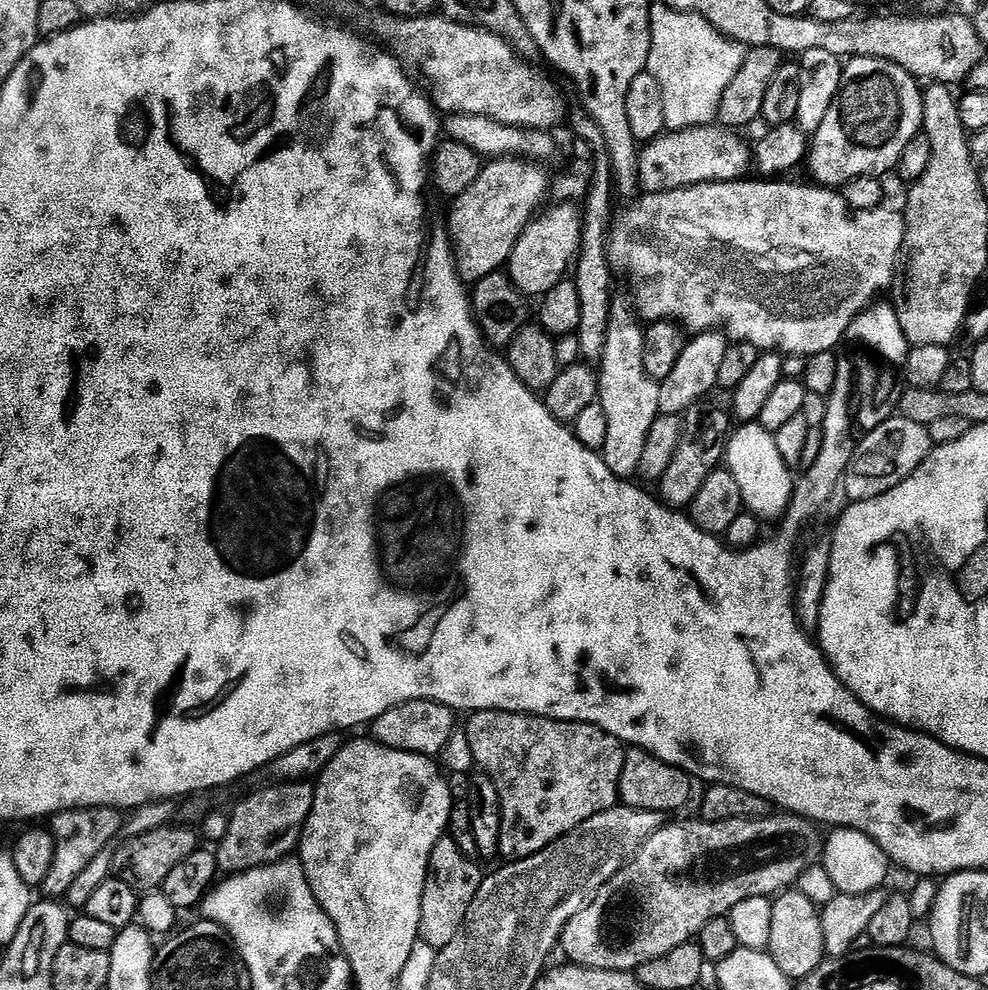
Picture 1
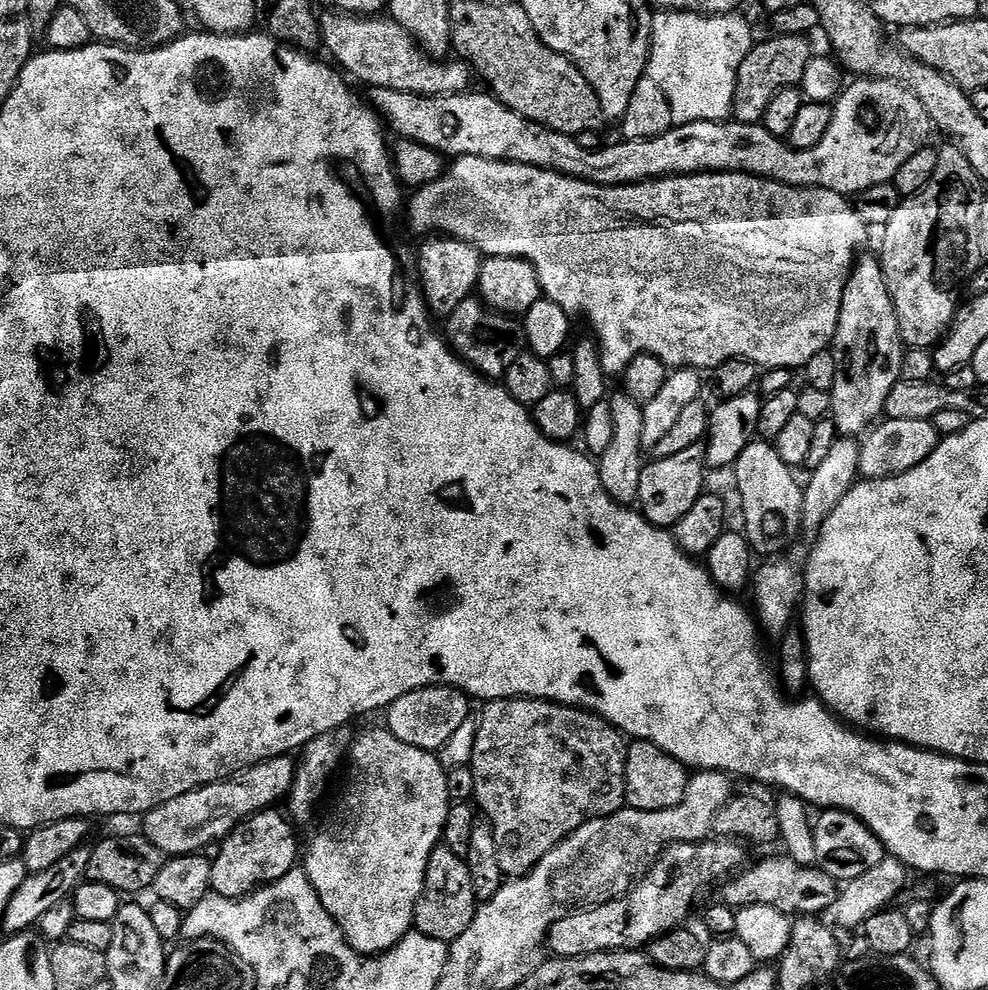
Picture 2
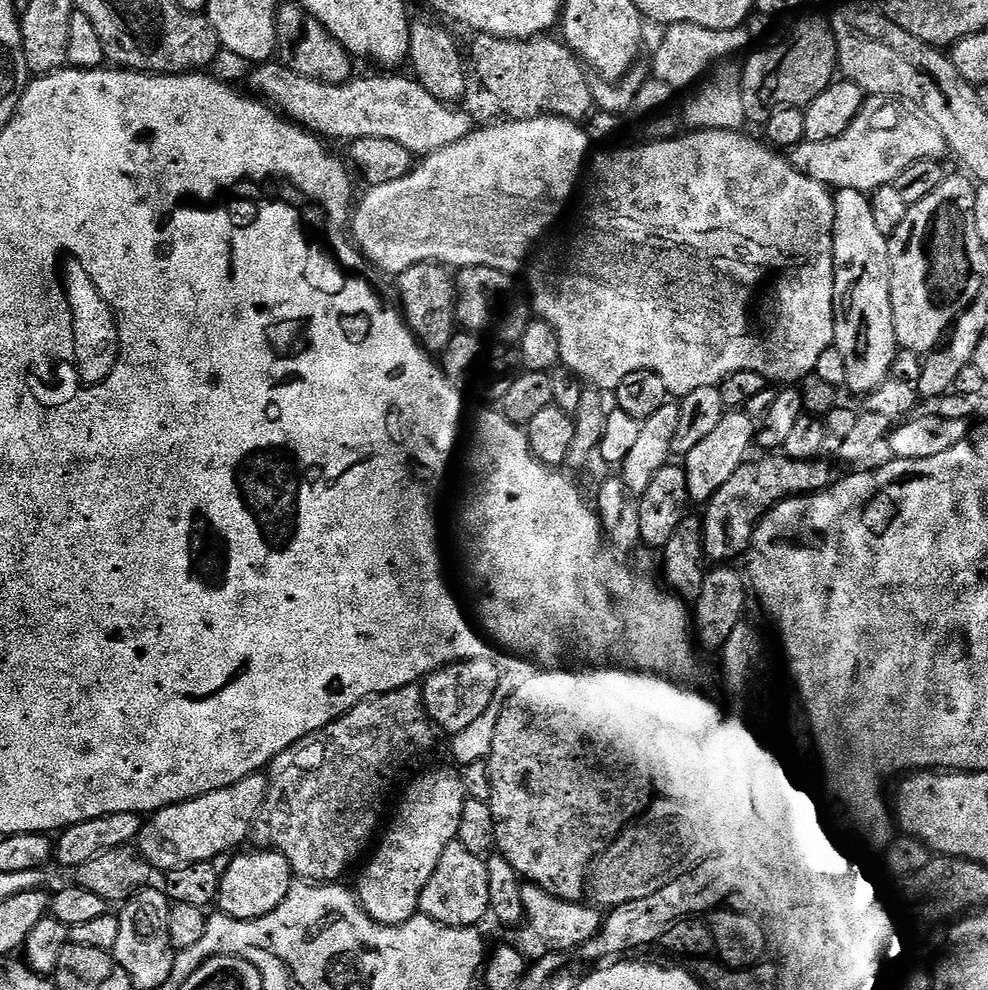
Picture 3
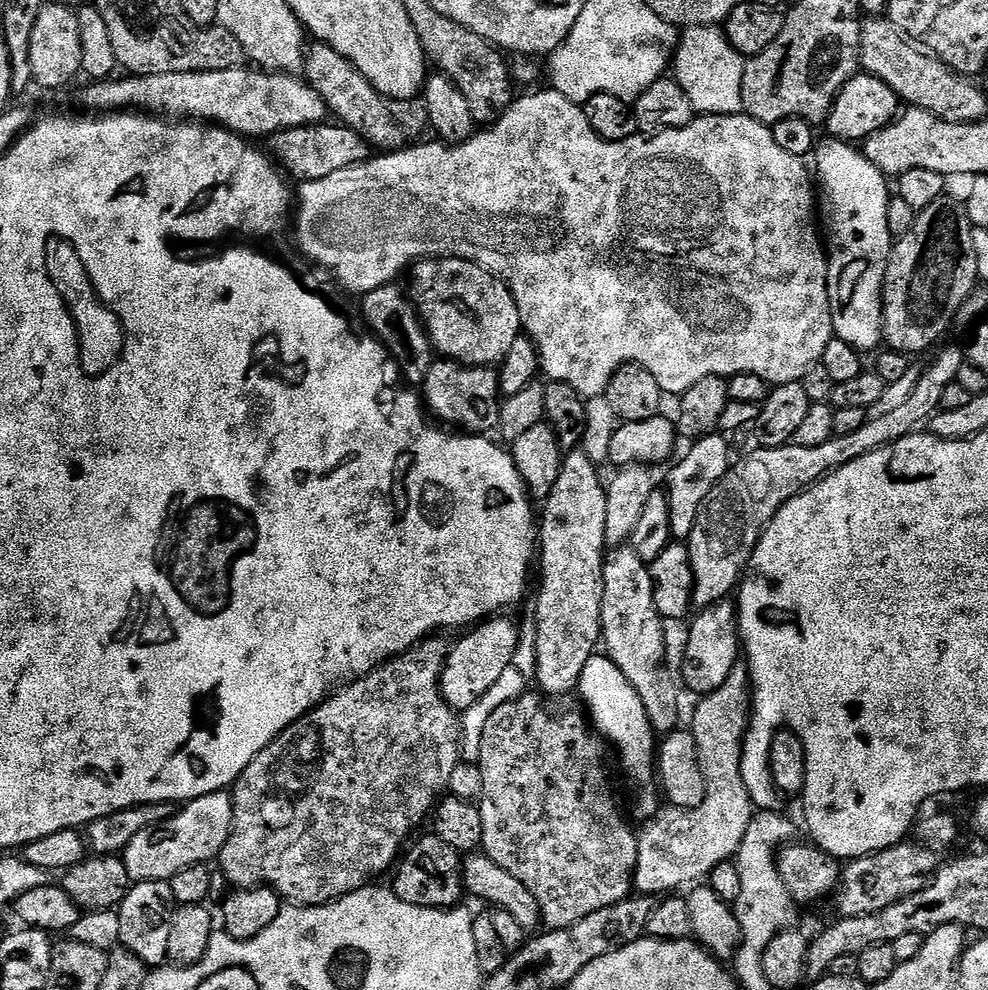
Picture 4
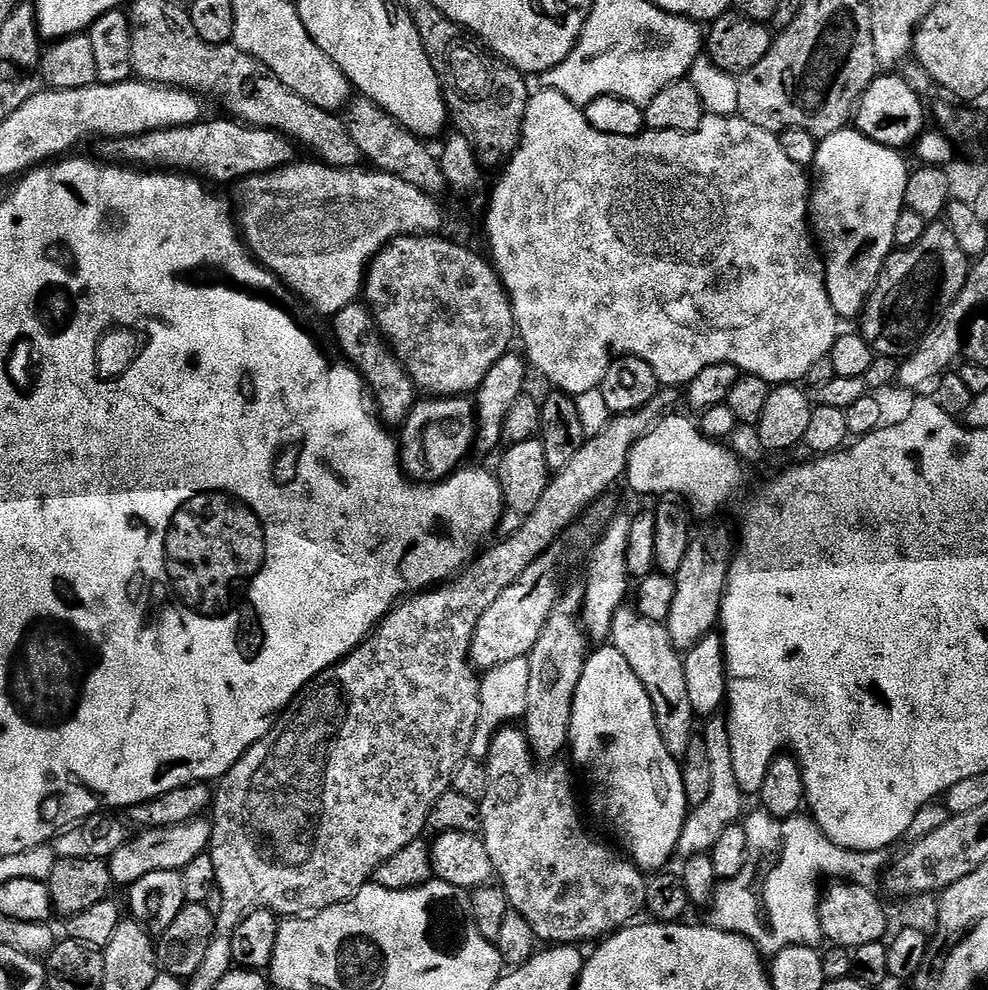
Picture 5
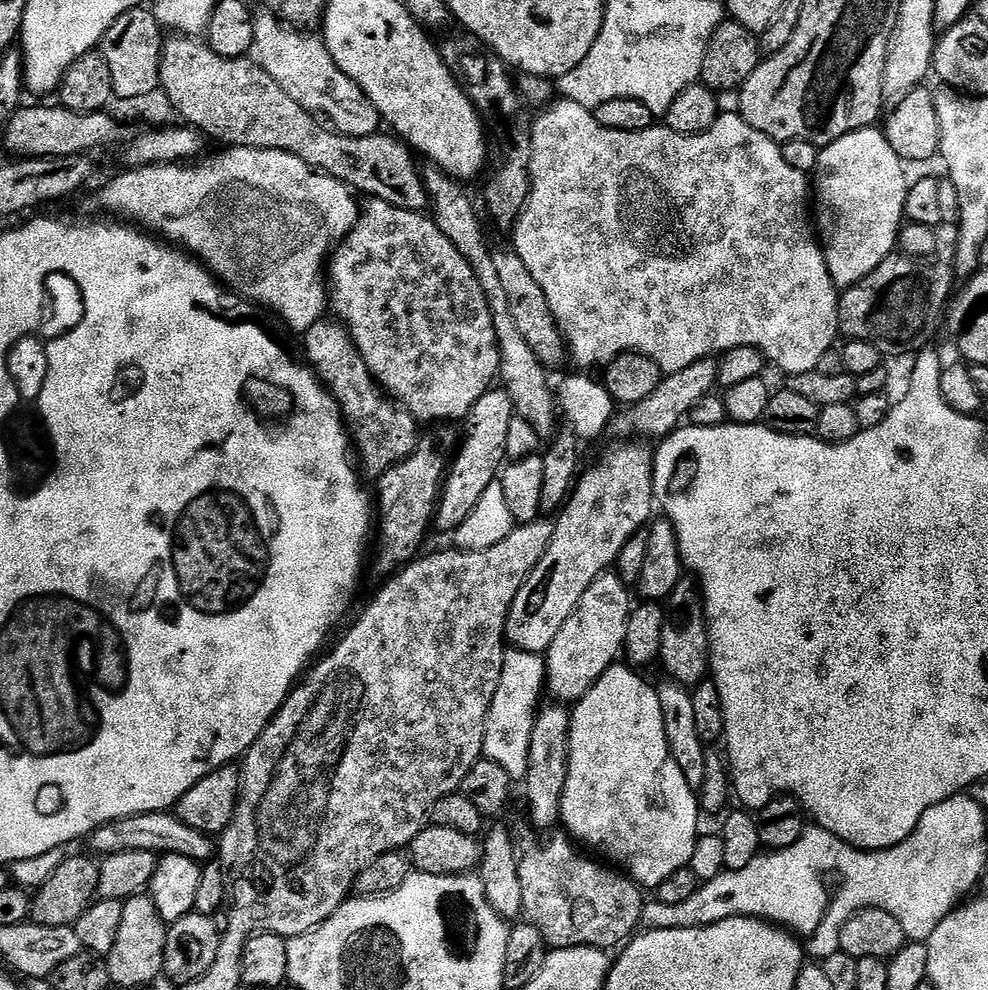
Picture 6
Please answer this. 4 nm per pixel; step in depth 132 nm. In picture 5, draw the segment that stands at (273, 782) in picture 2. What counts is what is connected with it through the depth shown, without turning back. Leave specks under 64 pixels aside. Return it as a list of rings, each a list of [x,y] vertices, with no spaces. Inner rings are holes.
[[[197,818],[173,828],[150,828],[136,835],[128,839],[126,846],[122,846],[122,850],[118,850],[107,861],[113,885],[133,884],[138,882],[138,878],[146,878],[146,874],[154,874],[154,870],[180,872],[190,866],[194,858],[209,851],[212,843],[212,822],[208,818]]]

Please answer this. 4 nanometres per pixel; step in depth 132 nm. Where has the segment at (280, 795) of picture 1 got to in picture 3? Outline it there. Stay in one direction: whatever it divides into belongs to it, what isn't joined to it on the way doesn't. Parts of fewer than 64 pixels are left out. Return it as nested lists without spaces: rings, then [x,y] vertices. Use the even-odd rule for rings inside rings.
[[[271,850],[241,851],[233,855],[220,872],[220,885],[216,891],[215,907],[234,920],[257,920],[270,914],[292,888],[294,877],[286,857]]]

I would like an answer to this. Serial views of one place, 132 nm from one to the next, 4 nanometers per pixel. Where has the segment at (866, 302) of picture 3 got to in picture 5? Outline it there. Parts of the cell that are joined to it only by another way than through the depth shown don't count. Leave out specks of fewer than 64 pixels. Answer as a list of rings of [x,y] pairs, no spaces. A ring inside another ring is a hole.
[[[852,126],[823,137],[818,143],[814,172],[820,177],[817,180],[815,177],[810,188],[808,214],[815,239],[826,257],[824,277],[830,302],[841,321],[855,321],[864,311],[864,303],[874,290],[884,263],[896,248],[894,226],[898,222],[898,214],[906,211],[904,199],[910,171],[910,164],[900,156],[903,155],[897,149],[887,148],[866,138]]]

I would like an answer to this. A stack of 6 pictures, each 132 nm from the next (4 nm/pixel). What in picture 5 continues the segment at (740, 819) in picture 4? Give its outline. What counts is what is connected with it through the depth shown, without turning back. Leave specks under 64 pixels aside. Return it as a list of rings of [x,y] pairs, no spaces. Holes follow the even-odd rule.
[[[717,714],[707,721],[702,732],[702,739],[706,742],[706,754],[710,754],[710,770],[714,777],[710,798],[702,802],[702,806],[692,808],[688,820],[682,830],[679,855],[684,858],[711,853],[714,842],[718,842],[722,832],[731,824],[741,819],[740,811],[744,808],[746,794],[738,786],[738,778],[734,778],[734,754],[730,754],[730,734],[728,721],[723,715]]]

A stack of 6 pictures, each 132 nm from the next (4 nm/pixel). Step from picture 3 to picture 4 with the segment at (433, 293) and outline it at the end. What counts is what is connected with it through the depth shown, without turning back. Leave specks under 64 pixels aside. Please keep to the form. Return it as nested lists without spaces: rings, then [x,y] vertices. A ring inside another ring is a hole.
[[[393,282],[386,286],[378,286],[378,290],[363,293],[364,320],[367,331],[371,332],[381,344],[385,353],[396,359],[400,372],[409,380],[412,386],[423,385],[426,374],[430,374],[430,366],[434,359],[432,340],[428,336],[420,317],[416,314],[416,306],[412,303],[409,293],[399,288],[399,283]]]

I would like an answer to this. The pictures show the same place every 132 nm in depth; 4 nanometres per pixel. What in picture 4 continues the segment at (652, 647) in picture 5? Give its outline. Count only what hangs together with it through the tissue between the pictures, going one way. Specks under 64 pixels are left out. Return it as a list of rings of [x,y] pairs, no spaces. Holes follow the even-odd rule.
[[[616,546],[605,555],[604,558],[604,589],[602,590],[602,622],[600,623],[600,635],[602,637],[603,651],[626,674],[626,678],[638,690],[642,698],[642,706],[646,706],[646,714],[650,718],[653,729],[657,733],[667,734],[677,731],[681,727],[680,715],[684,712],[685,689],[678,679],[677,673],[672,672],[664,665],[664,655],[668,652],[668,644],[664,641],[664,627],[666,621],[658,614],[654,606],[654,582],[652,581],[652,569],[649,565],[634,554],[630,546]]]

